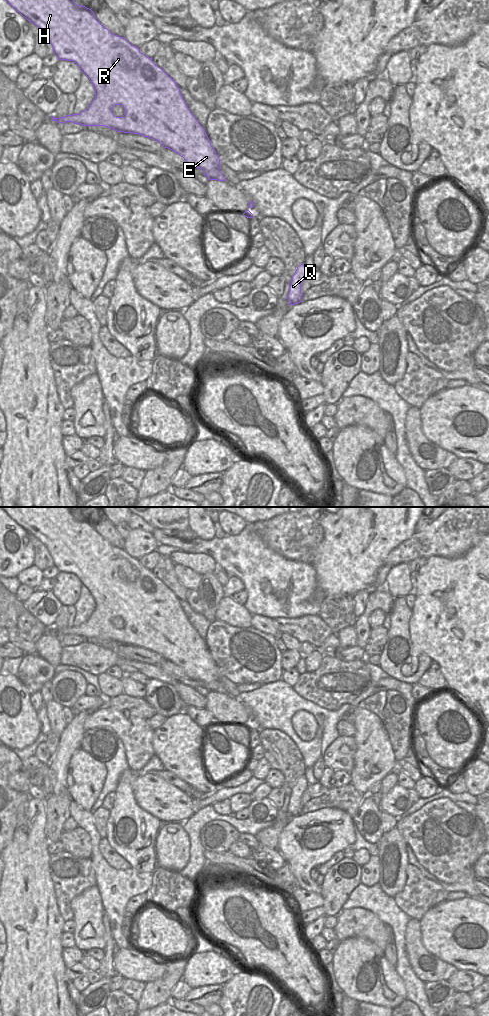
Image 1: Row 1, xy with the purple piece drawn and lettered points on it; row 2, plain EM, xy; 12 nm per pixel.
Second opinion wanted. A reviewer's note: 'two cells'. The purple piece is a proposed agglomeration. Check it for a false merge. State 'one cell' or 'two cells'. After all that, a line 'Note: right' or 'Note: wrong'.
one cell
Note: wrong

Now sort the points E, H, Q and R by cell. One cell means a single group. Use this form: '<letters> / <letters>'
E H Q R

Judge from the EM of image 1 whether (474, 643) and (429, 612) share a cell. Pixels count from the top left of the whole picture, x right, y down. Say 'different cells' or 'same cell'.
same cell

